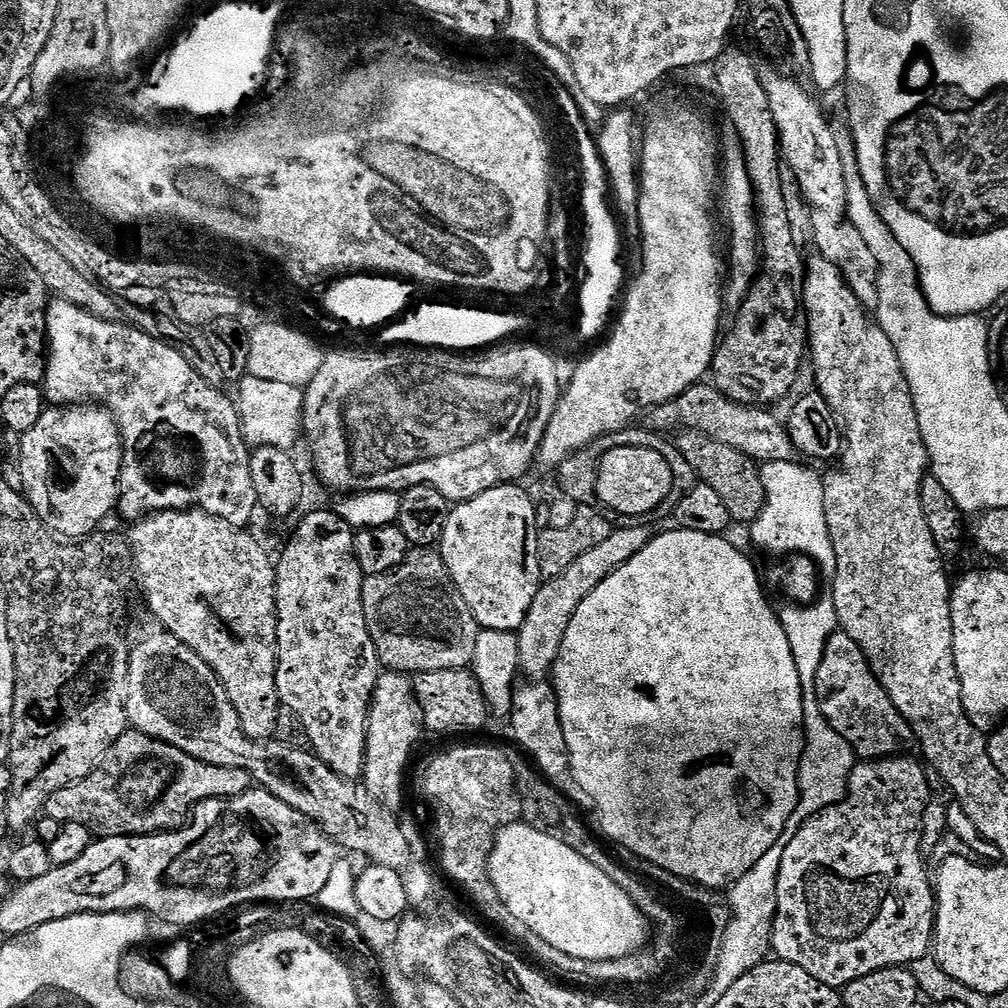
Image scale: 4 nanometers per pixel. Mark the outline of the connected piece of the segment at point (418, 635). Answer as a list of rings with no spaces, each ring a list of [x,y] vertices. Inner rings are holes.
[[[435,547],[412,548],[406,559],[394,570],[365,576],[362,602],[370,638],[374,638],[378,658],[387,671],[415,674],[468,668],[471,665],[474,646],[478,646],[478,634],[482,629],[470,606],[466,606],[458,586],[454,586],[454,578],[450,578],[450,570],[446,570],[446,562]]]

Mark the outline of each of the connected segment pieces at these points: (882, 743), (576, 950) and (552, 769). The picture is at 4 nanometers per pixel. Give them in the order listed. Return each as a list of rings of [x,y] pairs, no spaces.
[[[836,631],[826,642],[826,654],[822,654],[822,666],[818,666],[816,675],[816,693],[826,722],[846,738],[861,761],[886,760],[913,747],[912,727],[872,673],[858,642],[845,632]]]
[[[525,822],[506,825],[496,833],[495,844],[492,847],[492,853],[489,856],[489,876],[493,880],[494,889],[498,890],[502,902],[506,904],[509,911],[514,914],[514,917],[519,921],[524,922],[526,926],[538,934],[543,941],[550,943],[557,950],[562,950],[563,954],[568,954],[573,958],[580,958],[586,960],[610,960],[626,958],[627,955],[632,955],[639,952],[649,943],[650,940],[650,923],[649,920],[643,916],[638,906],[631,901],[630,894],[618,886],[618,883],[611,880],[606,873],[603,873],[598,866],[588,861],[578,854],[566,842],[559,841],[558,838],[552,838],[550,834],[544,833],[542,830],[532,828],[531,825]]]
[[[532,678],[527,682],[517,683],[512,694],[510,723],[512,723],[513,738],[532,755],[528,755],[531,763],[545,777],[569,775],[570,754],[566,746],[566,734],[562,734],[556,689],[547,679]]]

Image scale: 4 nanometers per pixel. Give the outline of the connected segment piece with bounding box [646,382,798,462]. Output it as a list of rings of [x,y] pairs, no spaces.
[[[708,382],[695,384],[693,388],[688,388],[676,399],[667,400],[664,404],[651,409],[647,416],[647,427],[653,433],[698,430],[711,440],[729,444],[734,450],[746,454],[757,462],[770,460],[793,462],[798,456],[794,442],[788,433],[787,423],[781,417],[779,420],[772,410],[764,406],[736,404]]]

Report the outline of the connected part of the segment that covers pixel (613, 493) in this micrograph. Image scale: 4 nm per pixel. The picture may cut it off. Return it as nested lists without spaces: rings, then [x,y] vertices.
[[[615,447],[607,451],[600,459],[596,497],[599,503],[628,518],[644,518],[644,516],[660,507],[675,489],[673,470],[666,454],[656,451],[655,447]]]

